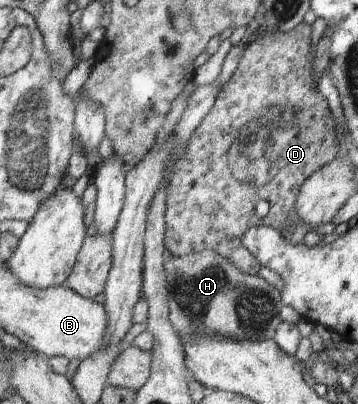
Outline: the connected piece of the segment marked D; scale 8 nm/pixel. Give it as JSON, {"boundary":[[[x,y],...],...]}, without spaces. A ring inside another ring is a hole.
{"boundary":[[[303,21],[291,31],[279,32],[278,34],[260,33],[258,39],[243,51],[243,55],[239,60],[239,65],[231,79],[225,84],[225,87],[219,91],[219,95],[210,109],[210,112],[203,118],[199,127],[195,129],[194,134],[191,136],[188,148],[185,150],[174,167],[172,175],[169,177],[169,187],[167,188],[167,199],[165,202],[165,237],[164,245],[172,256],[186,256],[192,253],[199,253],[209,250],[218,253],[223,259],[226,259],[234,268],[244,275],[256,276],[261,269],[258,261],[246,250],[242,244],[243,236],[246,231],[257,226],[269,226],[276,229],[284,238],[288,239],[292,244],[300,244],[308,232],[307,226],[296,216],[295,202],[300,190],[300,187],[316,172],[319,171],[324,165],[331,163],[336,159],[338,152],[337,136],[335,133],[335,122],[331,117],[331,110],[327,105],[327,100],[313,87],[312,75],[312,61],[314,54],[310,54],[310,35],[312,25],[308,25]],[[242,181],[254,181],[254,183],[266,183],[262,187],[250,187],[250,185],[240,185]],[[260,201],[266,201],[270,206],[268,215],[263,219],[258,219],[256,215],[256,205]]]}

